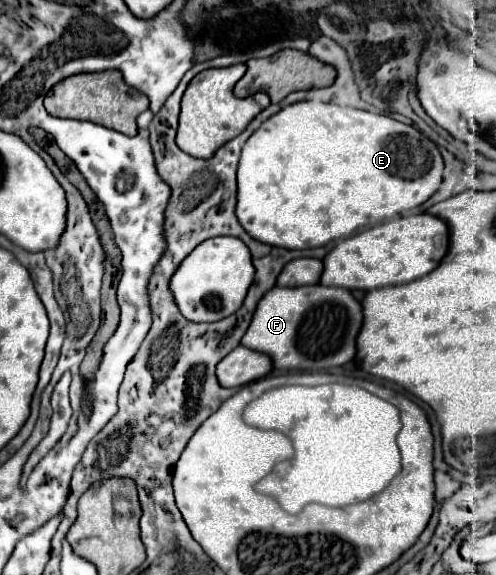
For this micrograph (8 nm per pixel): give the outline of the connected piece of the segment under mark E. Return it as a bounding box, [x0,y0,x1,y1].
[236,101,442,249]

